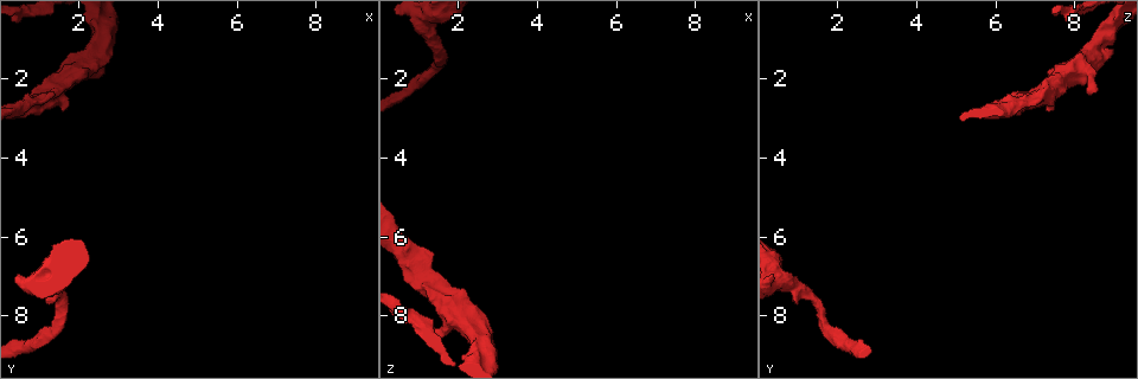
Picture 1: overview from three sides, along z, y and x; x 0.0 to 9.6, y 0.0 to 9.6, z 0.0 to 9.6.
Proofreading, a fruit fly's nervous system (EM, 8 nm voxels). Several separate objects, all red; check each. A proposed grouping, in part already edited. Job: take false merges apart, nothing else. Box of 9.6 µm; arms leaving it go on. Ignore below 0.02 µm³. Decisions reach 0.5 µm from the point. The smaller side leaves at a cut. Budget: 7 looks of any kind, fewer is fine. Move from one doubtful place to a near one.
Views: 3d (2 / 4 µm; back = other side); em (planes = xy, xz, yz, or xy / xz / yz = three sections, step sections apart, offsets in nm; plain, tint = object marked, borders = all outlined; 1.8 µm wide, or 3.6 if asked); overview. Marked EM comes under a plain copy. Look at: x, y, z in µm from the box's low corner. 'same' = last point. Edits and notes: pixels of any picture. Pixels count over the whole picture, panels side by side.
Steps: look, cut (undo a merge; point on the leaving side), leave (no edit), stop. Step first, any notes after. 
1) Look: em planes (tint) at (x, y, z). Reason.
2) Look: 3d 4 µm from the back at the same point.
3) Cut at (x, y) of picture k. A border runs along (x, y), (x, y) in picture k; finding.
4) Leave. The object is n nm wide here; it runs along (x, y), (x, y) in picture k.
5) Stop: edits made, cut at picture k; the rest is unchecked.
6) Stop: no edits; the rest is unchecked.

Look: em xy step 8 (tint) at (1.00, 2.55, 6.75). Branch point.

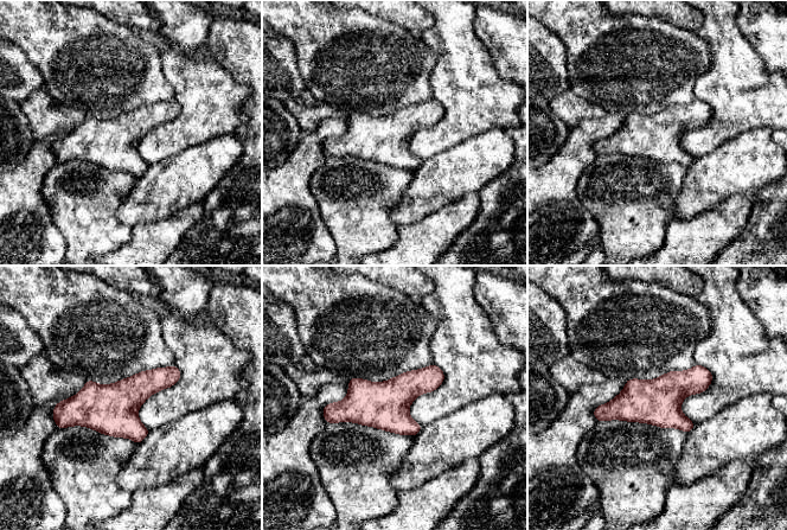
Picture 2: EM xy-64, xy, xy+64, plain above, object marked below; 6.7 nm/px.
Look: em xz step 16 (tint) at the same point.

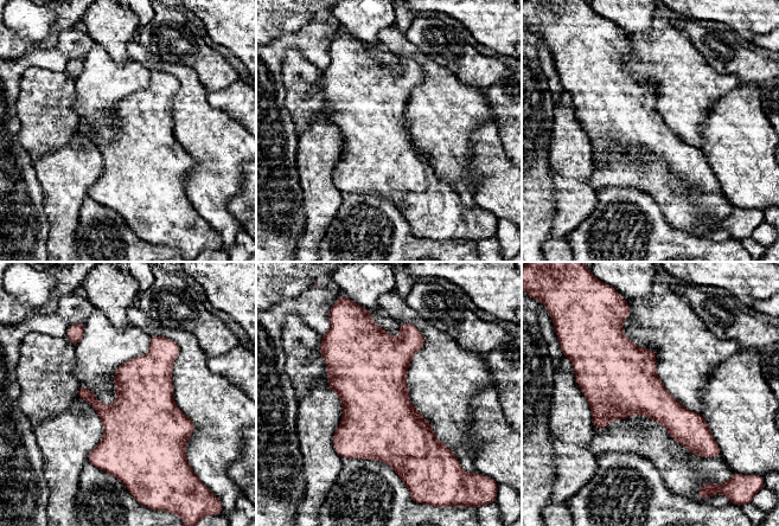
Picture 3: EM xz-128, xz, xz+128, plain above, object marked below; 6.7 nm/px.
Leave. All the same cell.

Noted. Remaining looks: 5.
Look: em xy step 8 (tint) at (2.60, 0.70, 8.90). Sharp bend.

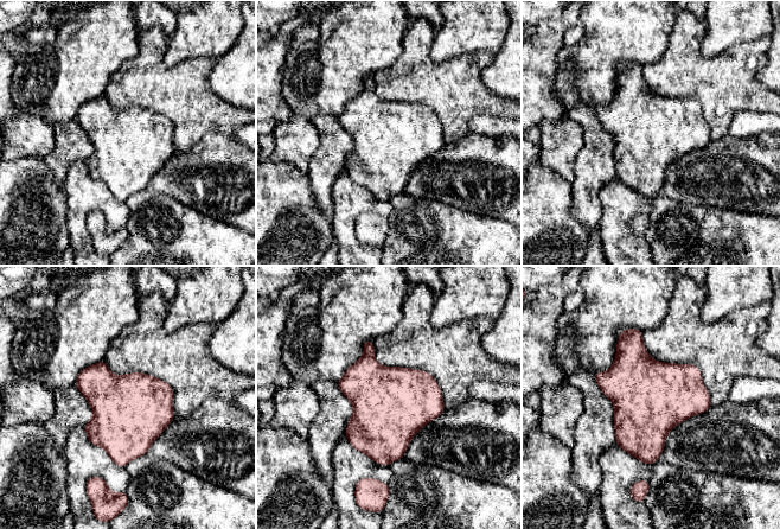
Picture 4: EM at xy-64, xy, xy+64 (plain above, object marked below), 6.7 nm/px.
Look: em xz step 4 (tint) at the same point.

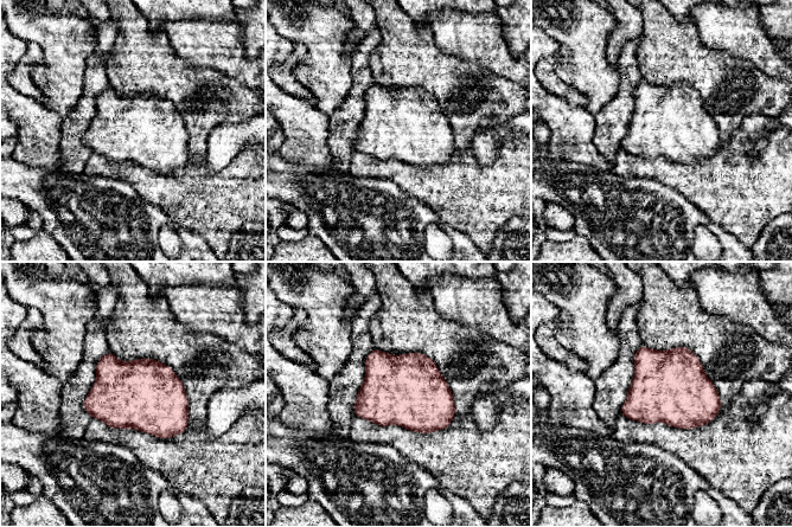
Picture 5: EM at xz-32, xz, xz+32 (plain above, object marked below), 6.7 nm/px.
Leave. Continuous, no second cell.

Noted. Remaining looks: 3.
Look: 3d 4 µm from the back at (1.20, 7.25, 0.65). Thick turns thin.

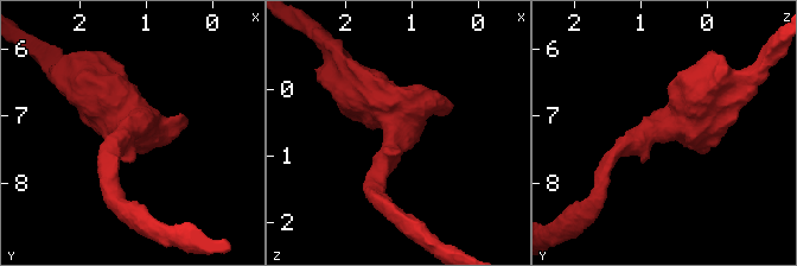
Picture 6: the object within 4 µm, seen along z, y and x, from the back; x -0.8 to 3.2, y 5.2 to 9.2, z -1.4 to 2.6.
Look: em 3.6 µm xz step 4 (tint) at (1.25, 7.15, 0.70). Need the tissue.

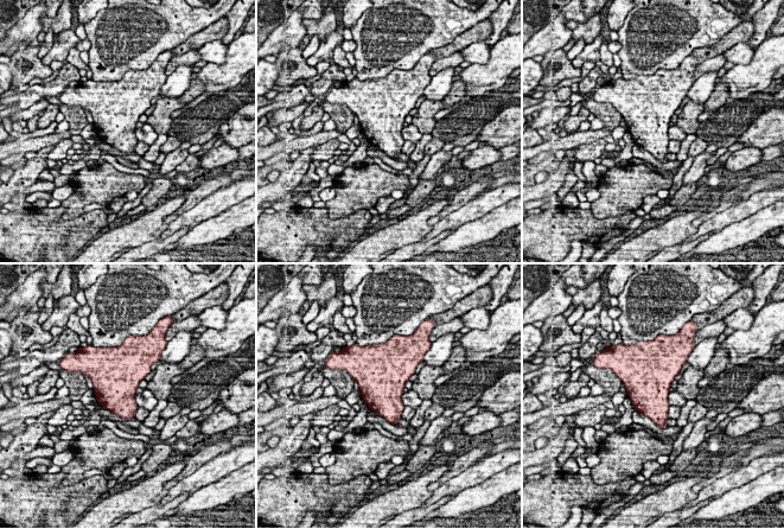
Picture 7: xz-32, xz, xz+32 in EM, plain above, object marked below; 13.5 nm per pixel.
Look: em 3.6 µm planes (borders) at the same point. Another direction.

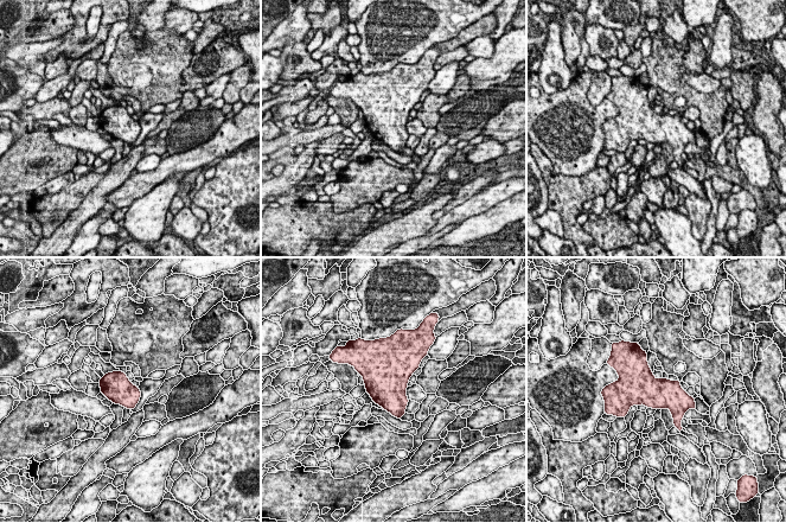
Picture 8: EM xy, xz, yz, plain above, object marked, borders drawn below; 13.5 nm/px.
Leave. All the same cell.

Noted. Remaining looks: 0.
Stop: no edits; the rest is unchecked.

